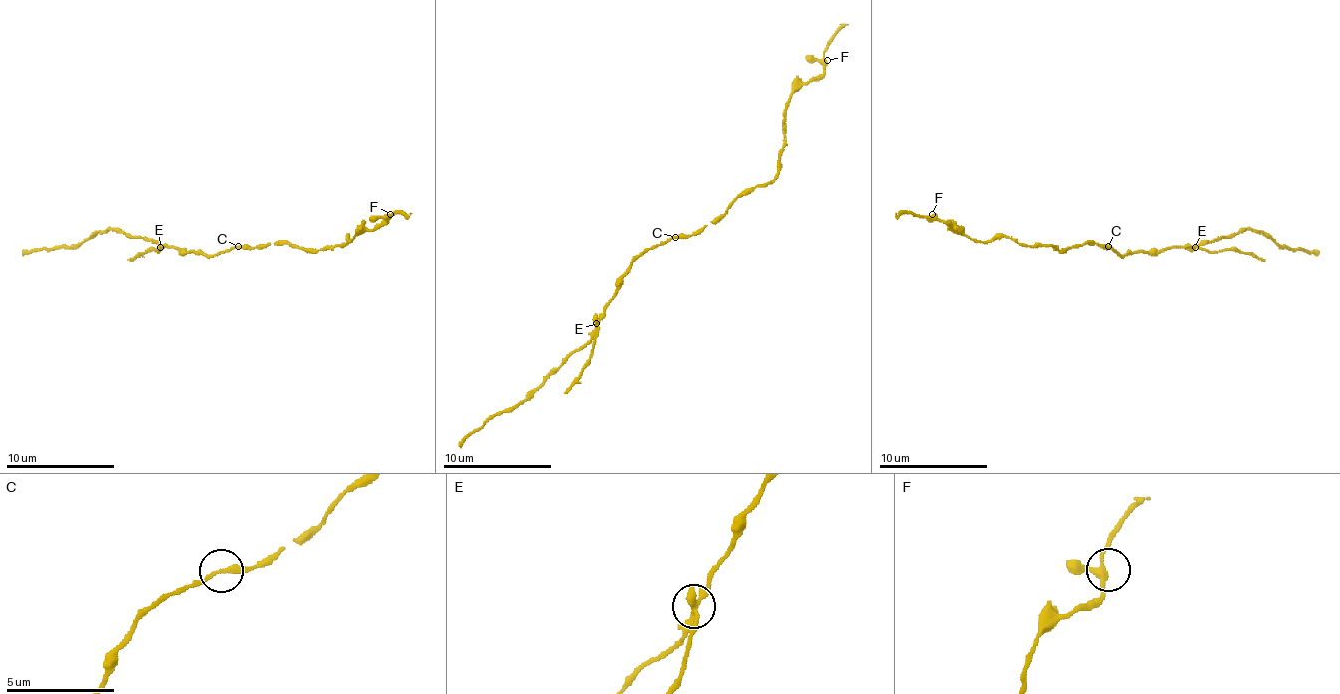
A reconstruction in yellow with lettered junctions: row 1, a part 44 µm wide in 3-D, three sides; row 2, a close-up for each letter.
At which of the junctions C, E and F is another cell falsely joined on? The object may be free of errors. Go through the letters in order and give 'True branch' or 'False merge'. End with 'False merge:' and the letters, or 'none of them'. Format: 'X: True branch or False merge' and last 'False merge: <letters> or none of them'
C: True branch
E: False merge
F: True branch
False merge: E

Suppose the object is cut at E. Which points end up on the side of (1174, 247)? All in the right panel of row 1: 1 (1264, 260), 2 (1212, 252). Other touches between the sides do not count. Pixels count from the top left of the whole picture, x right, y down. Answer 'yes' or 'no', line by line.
1: no
2: no

